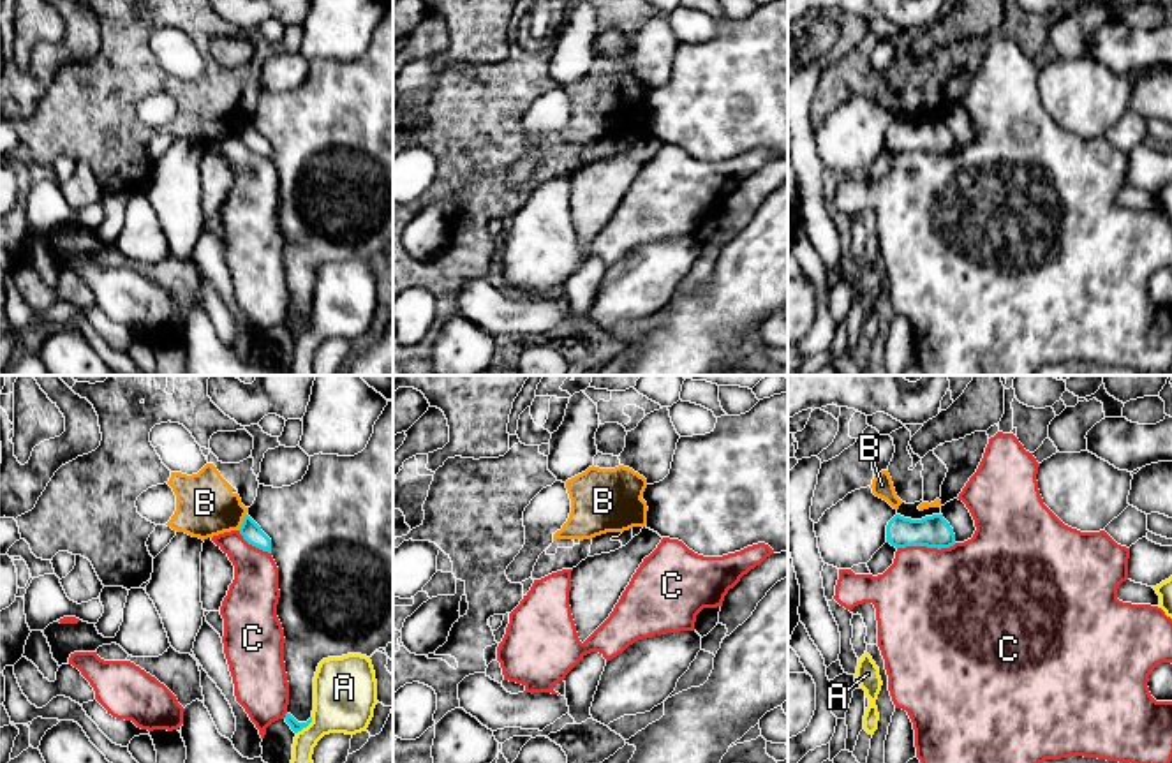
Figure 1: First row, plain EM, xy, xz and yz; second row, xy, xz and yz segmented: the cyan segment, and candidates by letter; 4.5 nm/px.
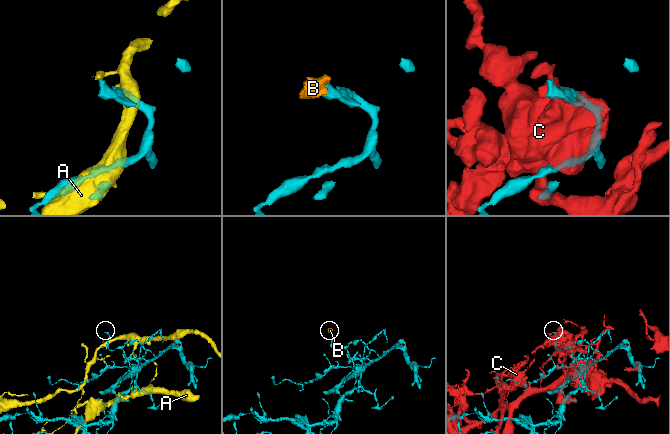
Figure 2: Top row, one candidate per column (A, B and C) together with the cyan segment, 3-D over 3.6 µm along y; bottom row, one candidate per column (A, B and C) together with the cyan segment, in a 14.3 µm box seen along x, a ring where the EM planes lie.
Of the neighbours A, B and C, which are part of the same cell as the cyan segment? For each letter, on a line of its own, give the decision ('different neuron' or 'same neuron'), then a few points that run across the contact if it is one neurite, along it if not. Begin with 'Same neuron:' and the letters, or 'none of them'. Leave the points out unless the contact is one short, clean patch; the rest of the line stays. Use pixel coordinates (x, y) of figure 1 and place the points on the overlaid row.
Same neuron: none of them
A: different neuron
B: different neuron; line xy (245, 513), (238, 529)
C: different neuron

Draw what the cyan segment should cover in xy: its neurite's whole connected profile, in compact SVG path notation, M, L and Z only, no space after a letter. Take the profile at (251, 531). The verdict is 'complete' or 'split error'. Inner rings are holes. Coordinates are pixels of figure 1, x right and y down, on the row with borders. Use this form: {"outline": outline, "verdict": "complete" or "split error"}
{"outline": "M245 515L243 518L240 534L248 544L271 553L271 539L261 530L261 527L248 515Z", "verdict": "complete"}

